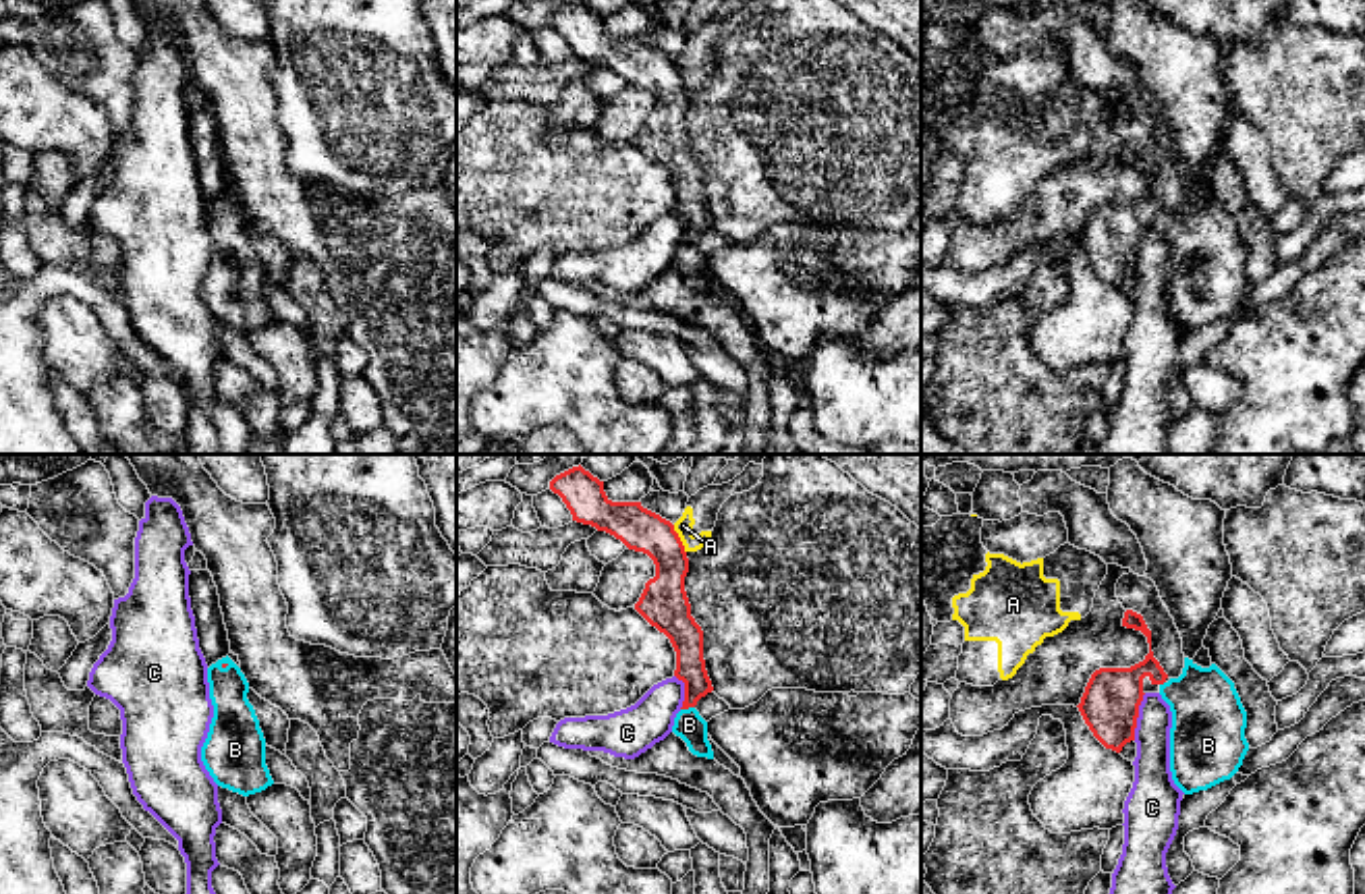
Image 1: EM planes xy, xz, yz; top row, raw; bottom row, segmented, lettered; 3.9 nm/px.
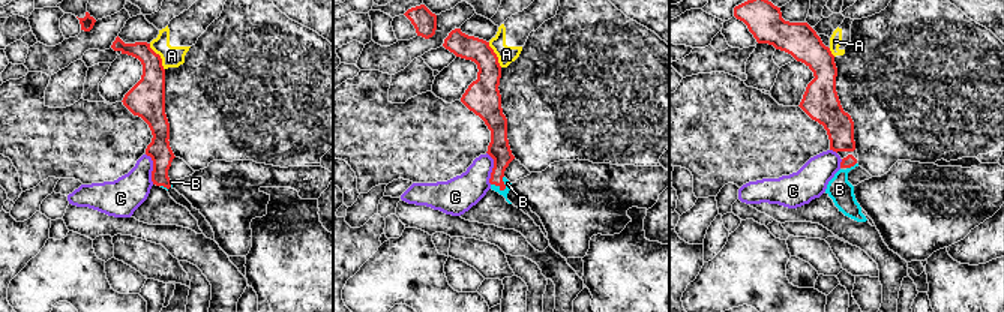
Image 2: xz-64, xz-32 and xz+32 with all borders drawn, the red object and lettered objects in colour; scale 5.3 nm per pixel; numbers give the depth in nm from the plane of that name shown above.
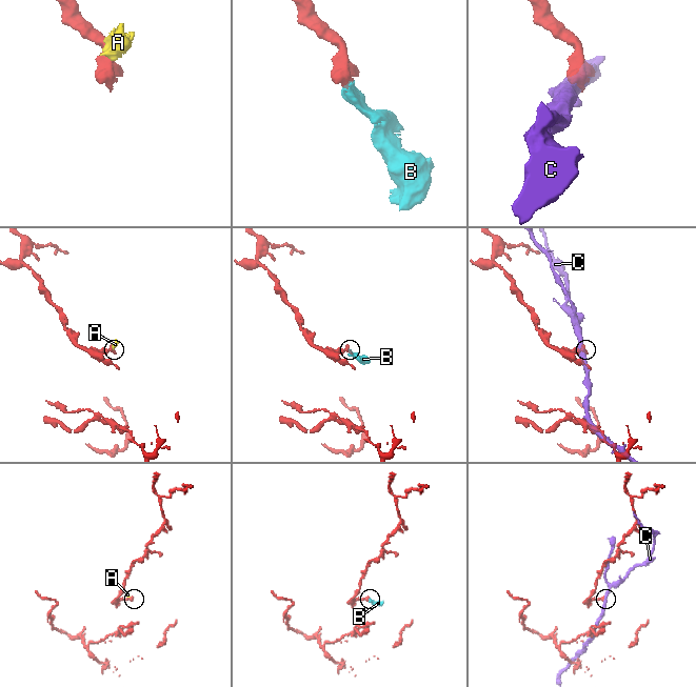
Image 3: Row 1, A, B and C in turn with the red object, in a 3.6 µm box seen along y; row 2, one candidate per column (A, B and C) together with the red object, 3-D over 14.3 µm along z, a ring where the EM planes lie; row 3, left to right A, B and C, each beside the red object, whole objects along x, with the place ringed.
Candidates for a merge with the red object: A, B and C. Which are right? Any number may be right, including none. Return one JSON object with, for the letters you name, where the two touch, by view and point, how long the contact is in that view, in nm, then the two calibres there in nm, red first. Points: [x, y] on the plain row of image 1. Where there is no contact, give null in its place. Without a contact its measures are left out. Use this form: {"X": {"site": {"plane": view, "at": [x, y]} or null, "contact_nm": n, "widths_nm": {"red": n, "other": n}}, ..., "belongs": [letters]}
{"B": {"site": {"plane": "xz", "at": [687, 243]}, "contact_nm": 60, "widths_nm": {"red": 120, "other": 110}}, "belongs": ["B"]}

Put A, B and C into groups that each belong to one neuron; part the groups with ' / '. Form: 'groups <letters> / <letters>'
groups A / B / C

